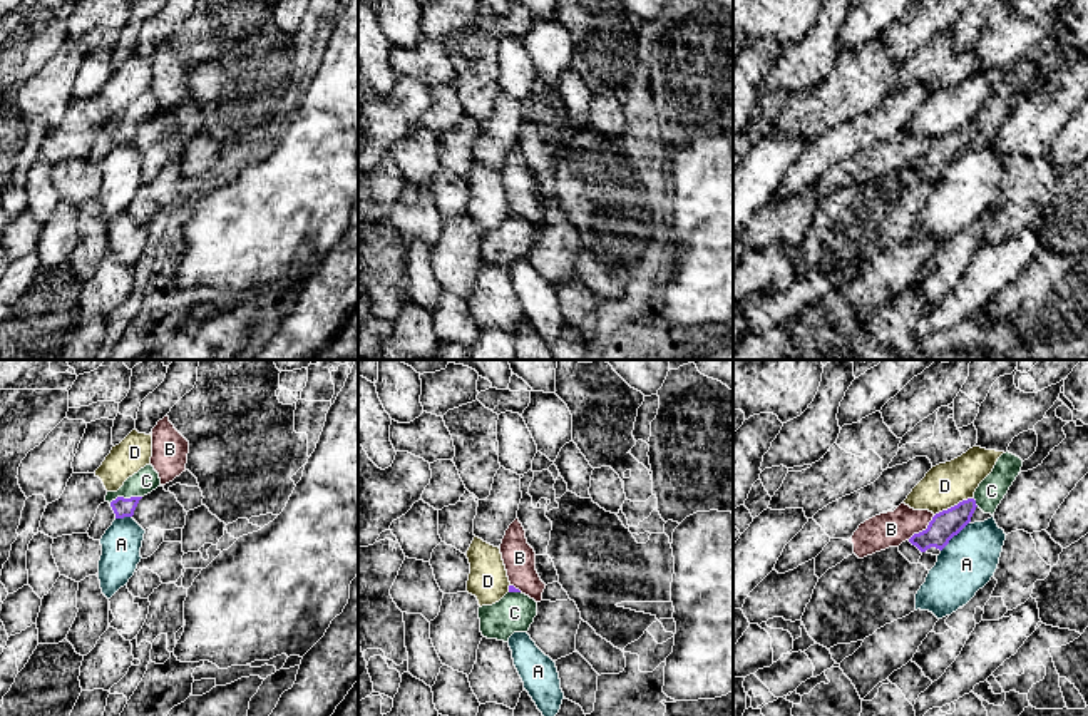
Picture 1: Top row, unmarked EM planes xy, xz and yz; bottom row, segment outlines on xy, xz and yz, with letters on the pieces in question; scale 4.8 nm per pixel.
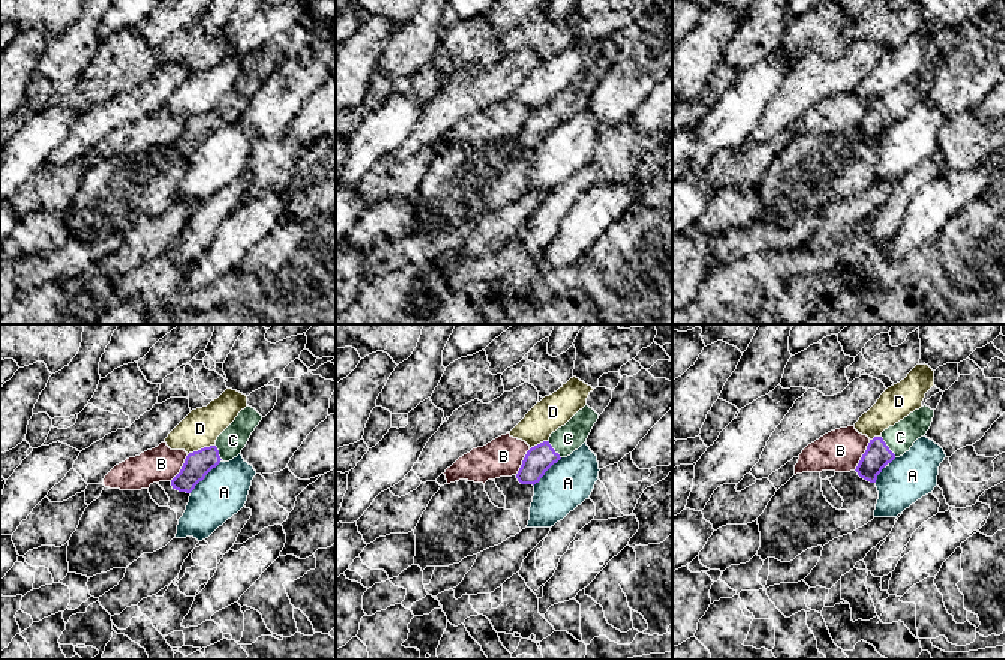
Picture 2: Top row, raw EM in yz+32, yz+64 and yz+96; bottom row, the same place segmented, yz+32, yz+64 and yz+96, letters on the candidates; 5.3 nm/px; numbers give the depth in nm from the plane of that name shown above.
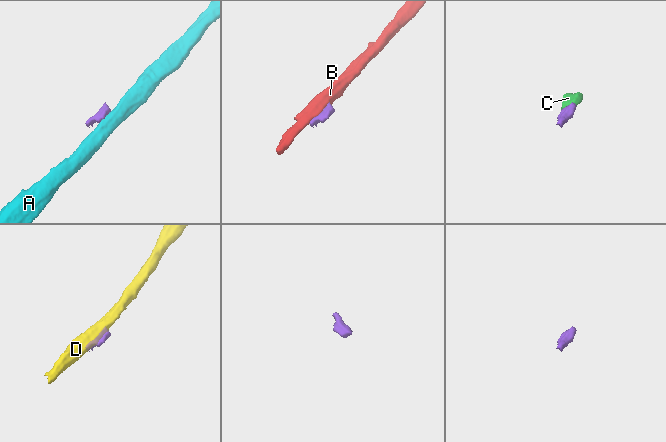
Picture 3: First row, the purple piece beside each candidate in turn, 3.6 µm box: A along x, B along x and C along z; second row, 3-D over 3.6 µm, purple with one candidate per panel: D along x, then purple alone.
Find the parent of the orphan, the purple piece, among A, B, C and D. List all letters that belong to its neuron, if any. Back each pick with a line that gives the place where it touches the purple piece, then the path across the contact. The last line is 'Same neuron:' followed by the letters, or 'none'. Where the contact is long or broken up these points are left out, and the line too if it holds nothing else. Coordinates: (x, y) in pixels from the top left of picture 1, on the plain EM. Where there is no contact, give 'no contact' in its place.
C: xy (123, 122) | across xy (123, 132), (123, 122), (146, 106)
Same neuron: C

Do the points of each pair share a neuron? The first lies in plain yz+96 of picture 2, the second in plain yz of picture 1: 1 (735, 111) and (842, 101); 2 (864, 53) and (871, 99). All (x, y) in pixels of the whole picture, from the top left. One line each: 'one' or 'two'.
1: two
2: two

